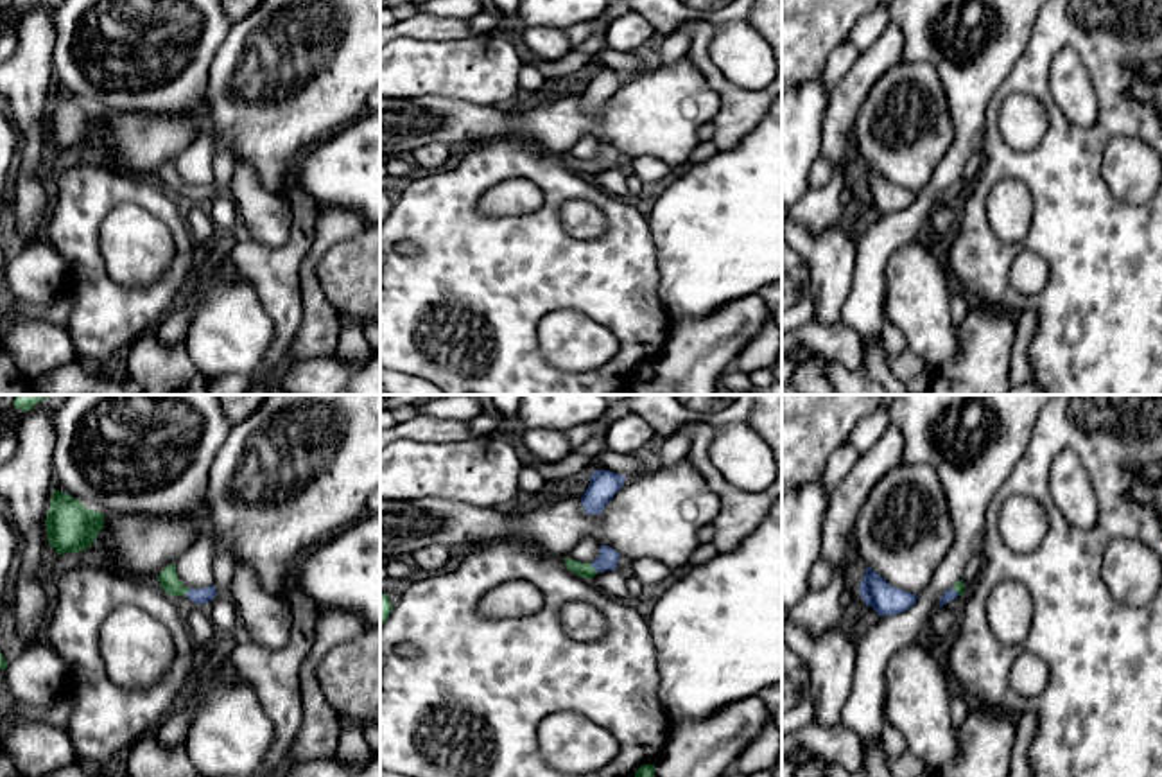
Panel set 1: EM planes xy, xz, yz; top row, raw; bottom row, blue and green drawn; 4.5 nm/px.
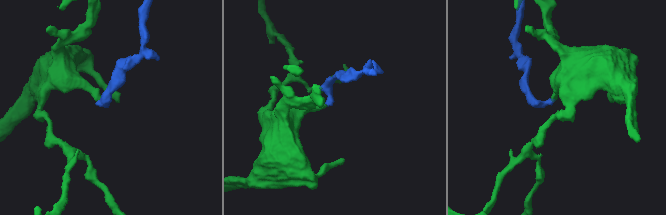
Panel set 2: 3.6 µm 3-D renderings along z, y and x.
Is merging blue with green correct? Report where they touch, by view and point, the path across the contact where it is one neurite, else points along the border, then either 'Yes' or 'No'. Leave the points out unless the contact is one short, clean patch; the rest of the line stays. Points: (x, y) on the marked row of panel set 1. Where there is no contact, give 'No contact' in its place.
Touches blue at xz (594, 567). Path across: xz (607, 560), (594, 567), (581, 569). Yes

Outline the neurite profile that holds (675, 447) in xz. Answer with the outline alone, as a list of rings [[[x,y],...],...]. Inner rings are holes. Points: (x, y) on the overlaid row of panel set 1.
[[[678,429],[674,434],[667,436],[655,454],[655,465],[671,467],[687,459],[690,449],[690,432],[687,429]]]

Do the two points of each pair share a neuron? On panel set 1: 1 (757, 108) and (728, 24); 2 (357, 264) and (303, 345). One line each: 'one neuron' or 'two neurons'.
1: two neurons
2: two neurons

